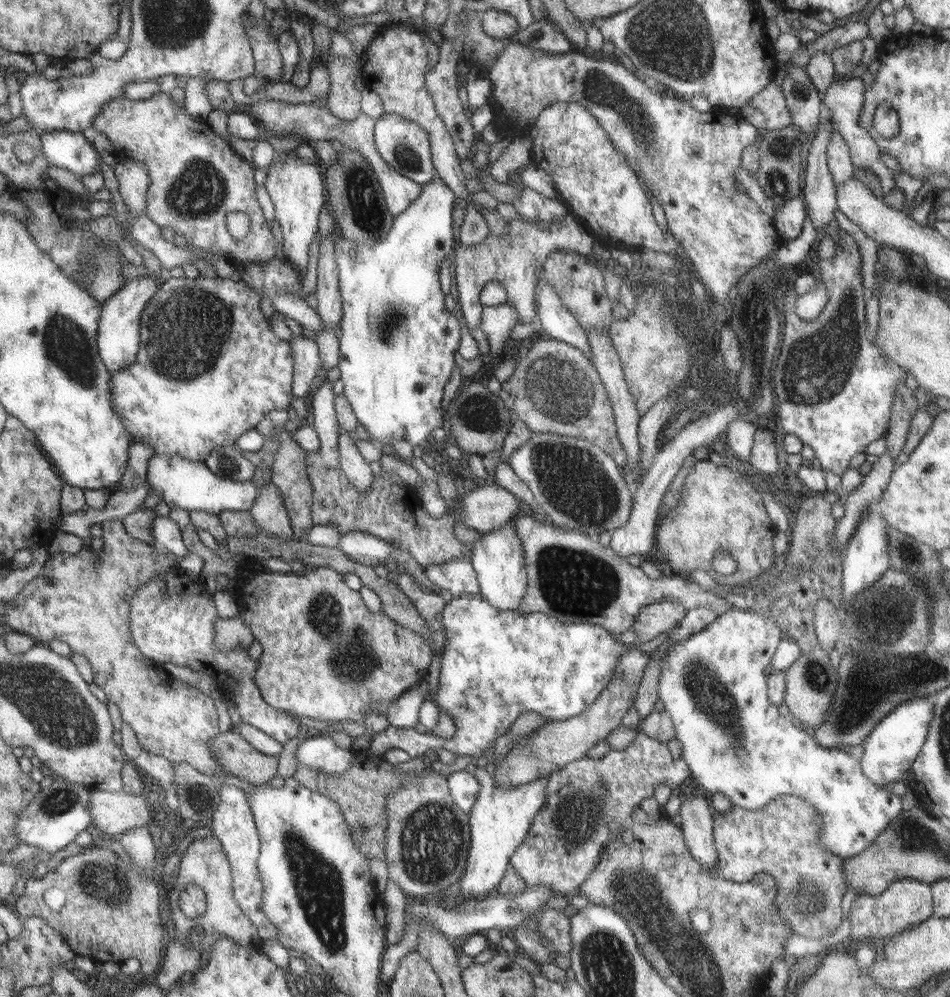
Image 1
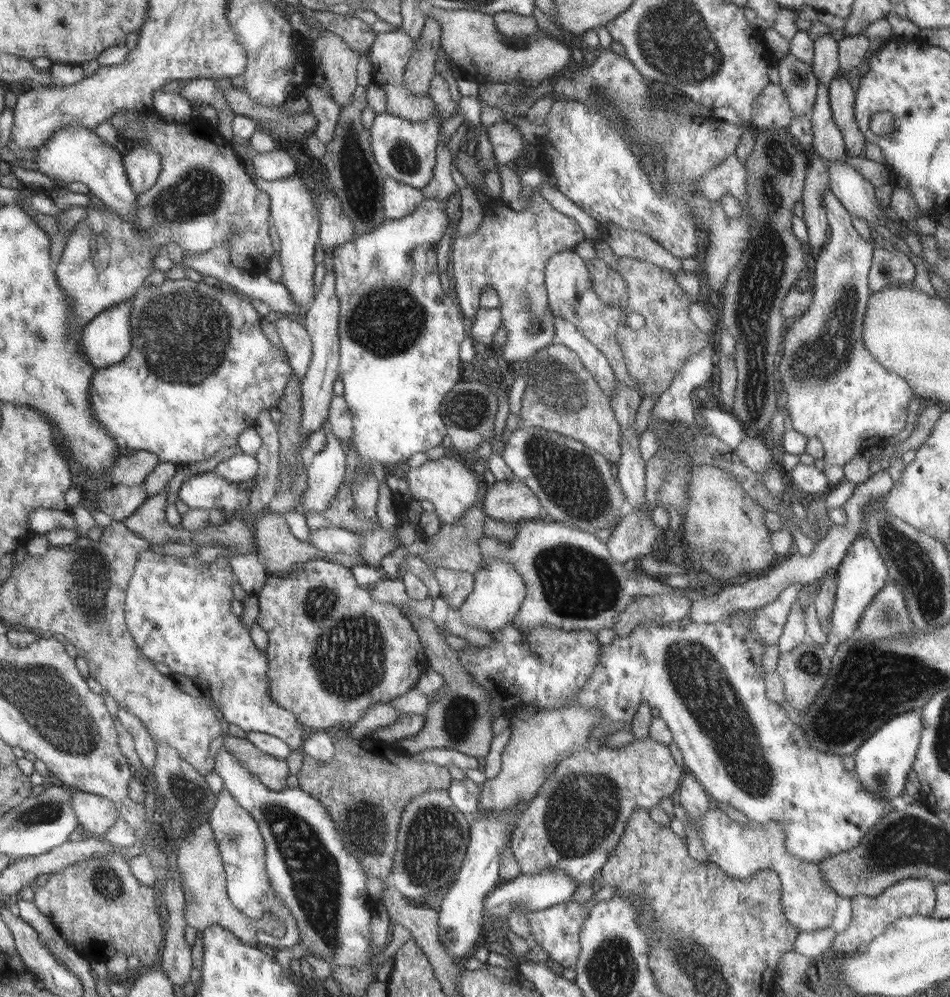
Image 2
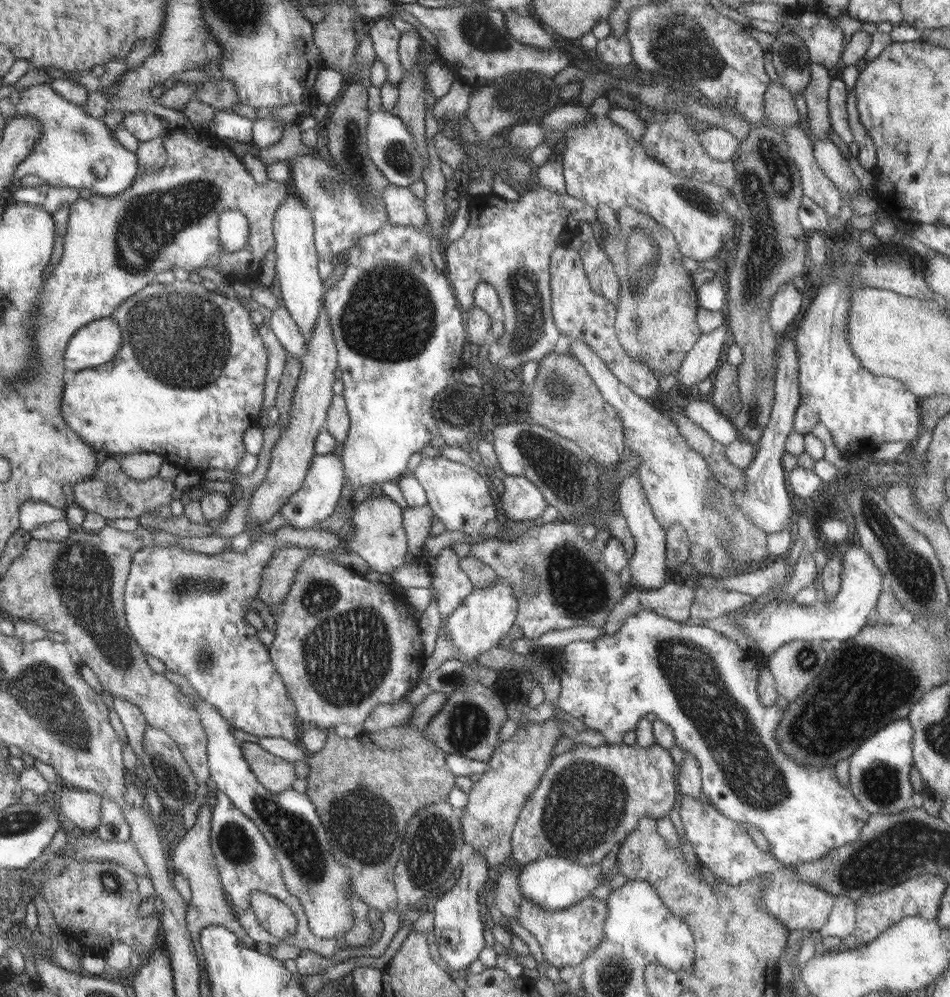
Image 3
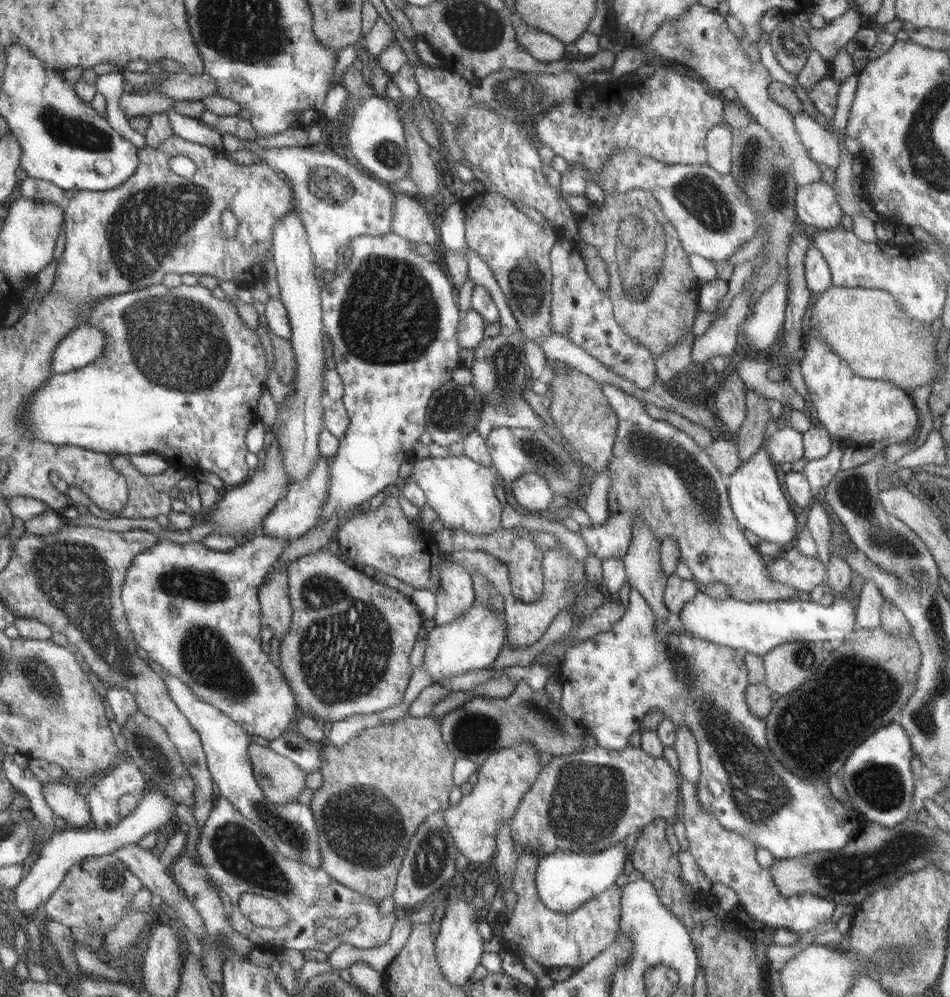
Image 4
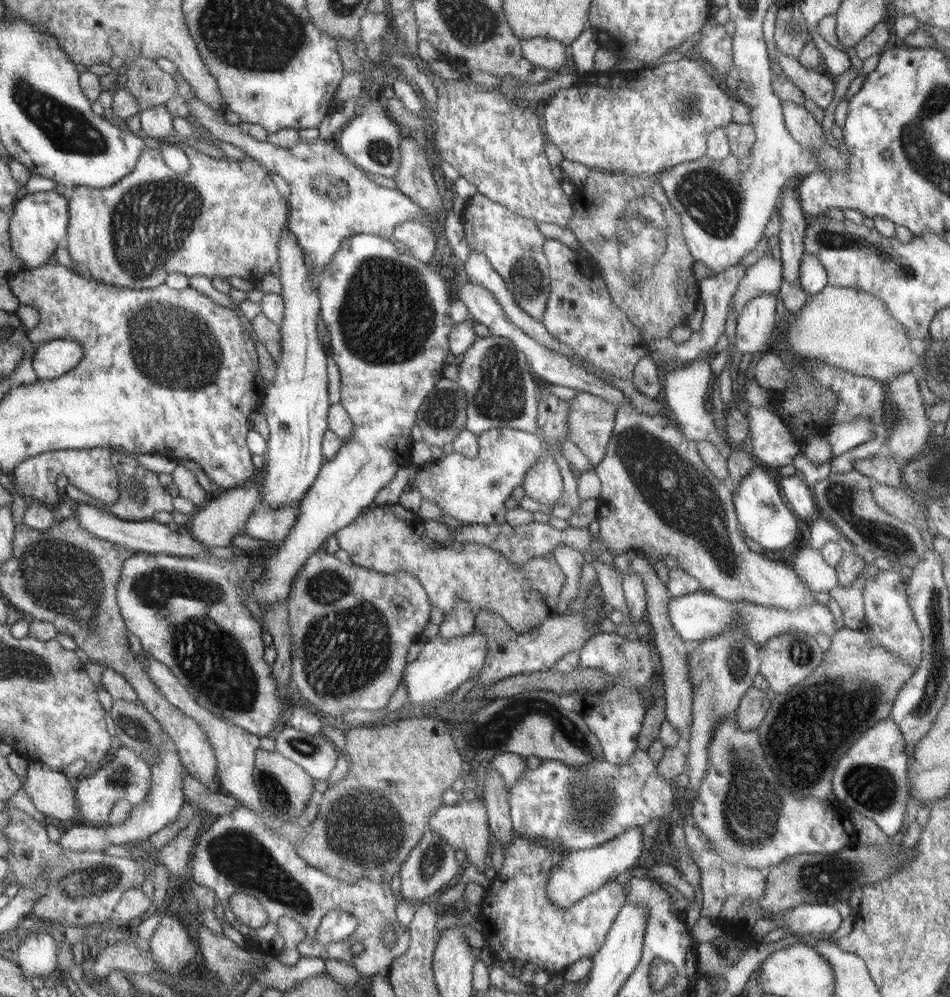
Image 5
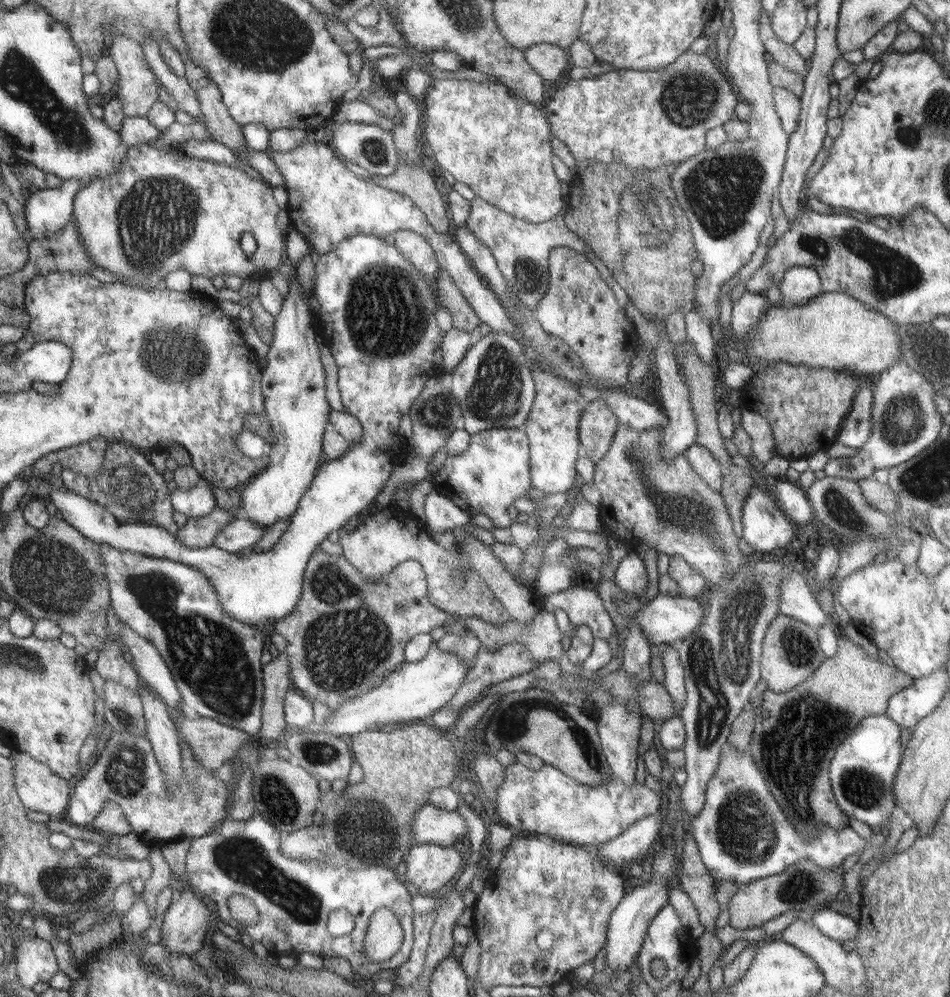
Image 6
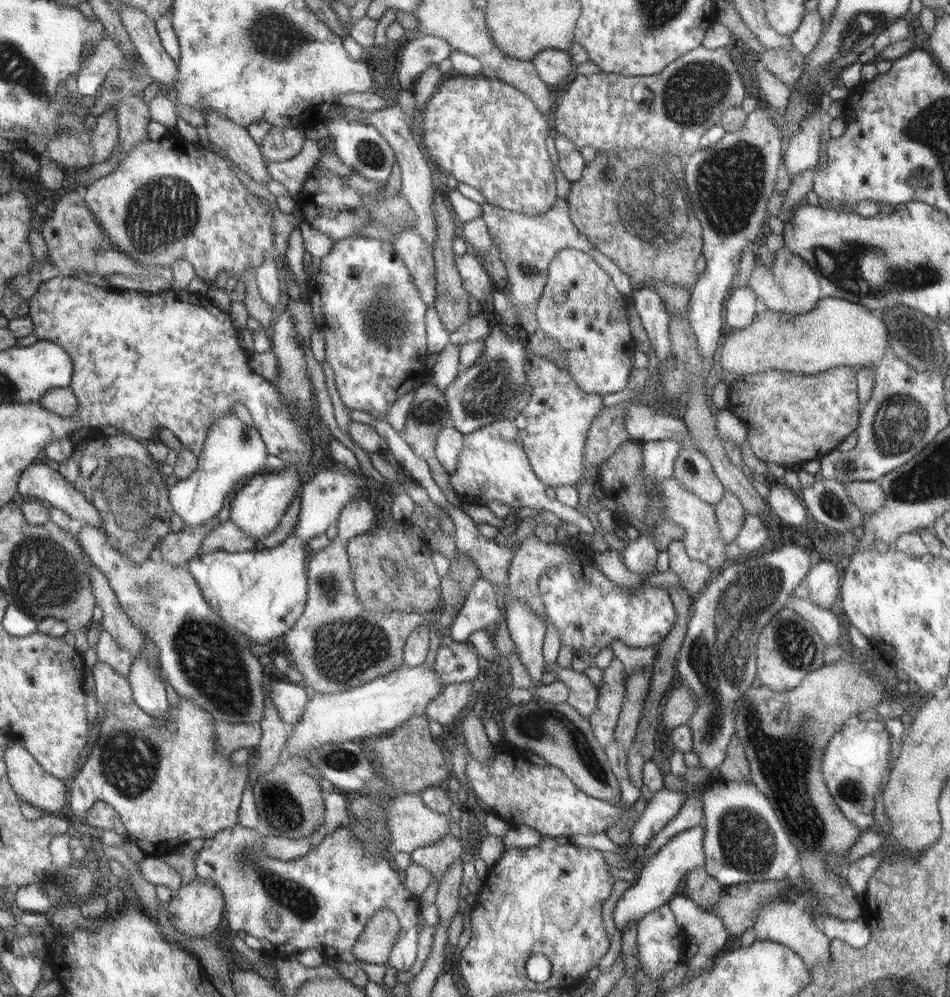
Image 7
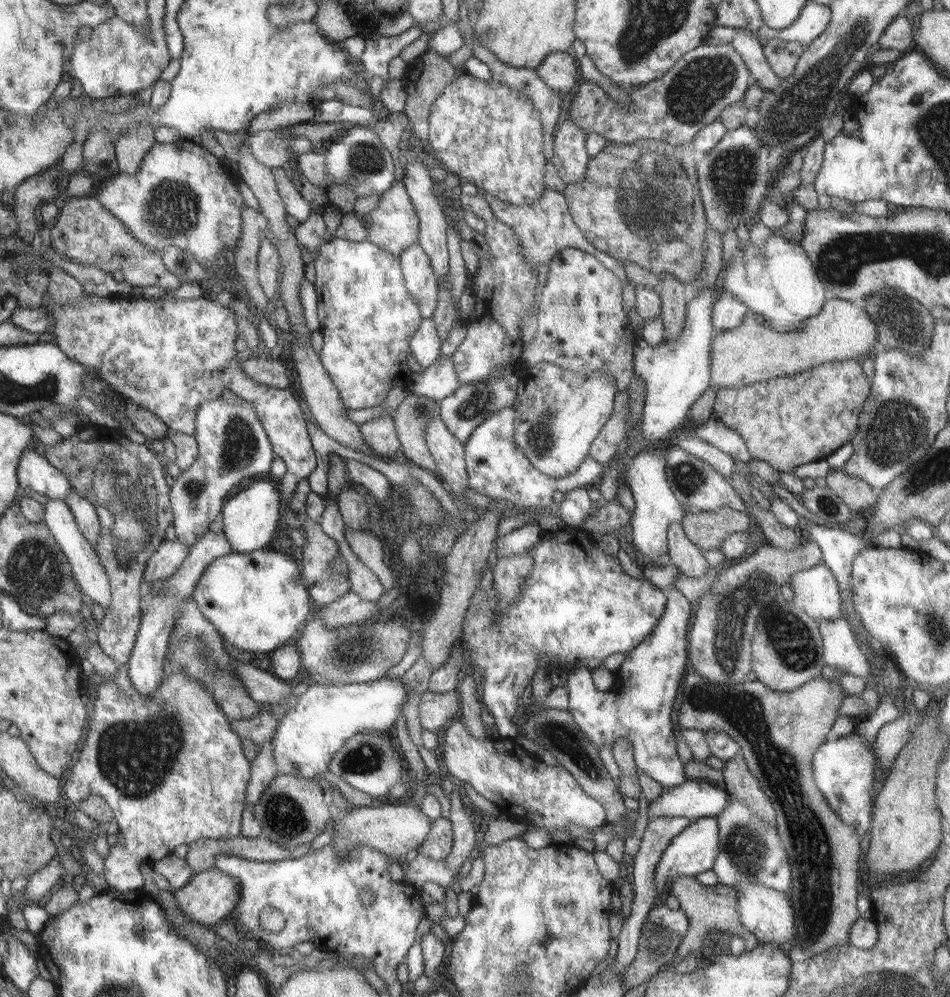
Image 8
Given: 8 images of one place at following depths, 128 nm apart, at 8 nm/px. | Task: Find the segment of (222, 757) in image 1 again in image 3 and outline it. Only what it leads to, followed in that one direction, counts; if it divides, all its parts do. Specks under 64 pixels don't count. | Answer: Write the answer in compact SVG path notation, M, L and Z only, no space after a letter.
M243 741L240 745L245 759L249 761L249 767L253 769L258 776L258 780L260 780L270 792L280 795L282 791L292 789L292 782L296 780L293 762L284 760L282 757L274 756L273 753L268 752L258 743Z

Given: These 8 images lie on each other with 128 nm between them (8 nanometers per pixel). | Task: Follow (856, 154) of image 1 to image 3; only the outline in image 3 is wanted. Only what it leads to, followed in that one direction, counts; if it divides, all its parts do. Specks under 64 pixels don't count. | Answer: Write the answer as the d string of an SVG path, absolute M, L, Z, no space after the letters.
M835 75L829 87L829 117L831 128L840 136L846 145L854 140L854 134L848 126L848 114L846 114L846 86L841 76Z

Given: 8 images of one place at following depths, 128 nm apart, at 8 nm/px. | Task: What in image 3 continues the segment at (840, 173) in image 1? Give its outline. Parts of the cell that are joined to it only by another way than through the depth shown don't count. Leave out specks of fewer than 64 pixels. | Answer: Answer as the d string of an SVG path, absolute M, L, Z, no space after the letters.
M812 62L810 83L803 97L807 104L808 136L811 138L828 138L831 129L829 117L829 87L835 74L830 69Z

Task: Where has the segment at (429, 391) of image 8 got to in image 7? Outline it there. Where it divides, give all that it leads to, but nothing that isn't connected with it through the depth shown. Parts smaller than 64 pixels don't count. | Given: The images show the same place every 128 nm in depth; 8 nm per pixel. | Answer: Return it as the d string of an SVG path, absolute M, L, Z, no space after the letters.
M449 342L438 352L435 367L431 370L431 382L441 391L452 384L458 373L463 371L460 349L459 345Z

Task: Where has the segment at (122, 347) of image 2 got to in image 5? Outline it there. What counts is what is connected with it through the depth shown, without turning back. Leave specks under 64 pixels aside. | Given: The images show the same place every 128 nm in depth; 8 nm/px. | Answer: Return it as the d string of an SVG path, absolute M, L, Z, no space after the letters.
M67 338L40 343L33 354L32 366L38 379L55 379L68 374L86 355L83 346Z

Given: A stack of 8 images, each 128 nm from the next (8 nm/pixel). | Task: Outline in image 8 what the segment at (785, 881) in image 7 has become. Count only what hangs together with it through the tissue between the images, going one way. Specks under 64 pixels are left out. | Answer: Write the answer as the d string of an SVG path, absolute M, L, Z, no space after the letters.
M695 876L671 878L669 886L672 896L680 901L680 909L689 918L689 930L682 938L680 946L678 946L677 960L681 960L691 952L700 950L706 935L710 934L710 932L723 932L730 935L731 938L740 937L744 939L745 951L752 951L757 944L760 944L760 941L757 941L756 937L745 928L745 924L742 924L741 916L738 916L736 904L739 890L736 887L727 887L720 883L712 887L705 886L700 884Z

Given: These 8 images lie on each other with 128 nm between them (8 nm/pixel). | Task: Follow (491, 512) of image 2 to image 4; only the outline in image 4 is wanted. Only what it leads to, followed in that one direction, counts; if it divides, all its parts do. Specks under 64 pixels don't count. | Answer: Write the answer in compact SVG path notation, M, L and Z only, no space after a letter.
M528 473L511 483L511 493L514 495L519 509L525 513L547 513L554 494L550 485L540 473Z

